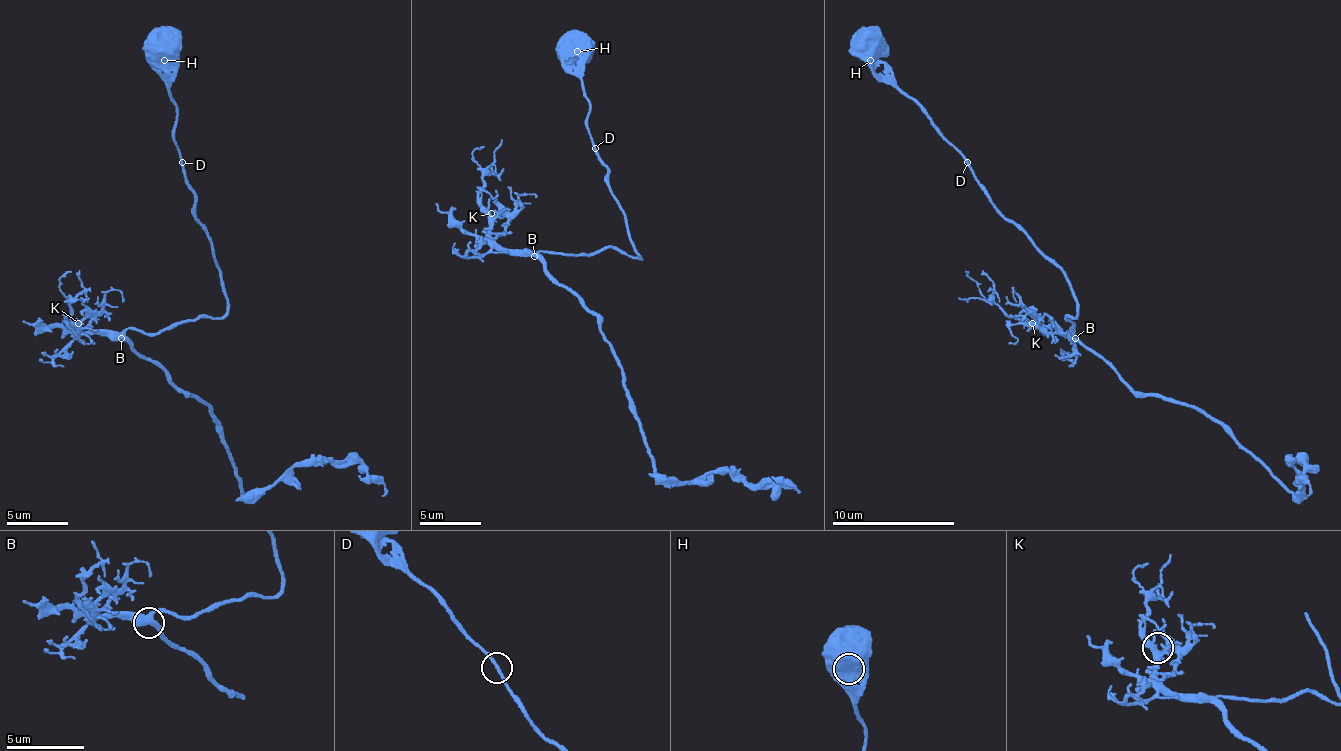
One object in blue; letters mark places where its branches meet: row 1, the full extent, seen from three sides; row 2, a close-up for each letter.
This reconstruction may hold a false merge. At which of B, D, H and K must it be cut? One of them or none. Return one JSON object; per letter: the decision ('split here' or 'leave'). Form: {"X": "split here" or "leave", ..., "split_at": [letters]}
{"B": "leave", "D": "leave", "H": "leave", "K": "leave", "split_at": []}

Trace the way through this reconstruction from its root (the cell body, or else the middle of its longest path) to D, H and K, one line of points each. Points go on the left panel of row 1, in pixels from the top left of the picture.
D: (128, 329), (161, 332), (226, 311), (223, 274), (213, 243), (195, 215), (195, 194), (183, 163)
H: (128, 329), (161, 332), (226, 311), (213, 243), (195, 215), (195, 194), (174, 139), (177, 108), (164, 59)
K: (128, 329), (78, 332), (78, 323)

